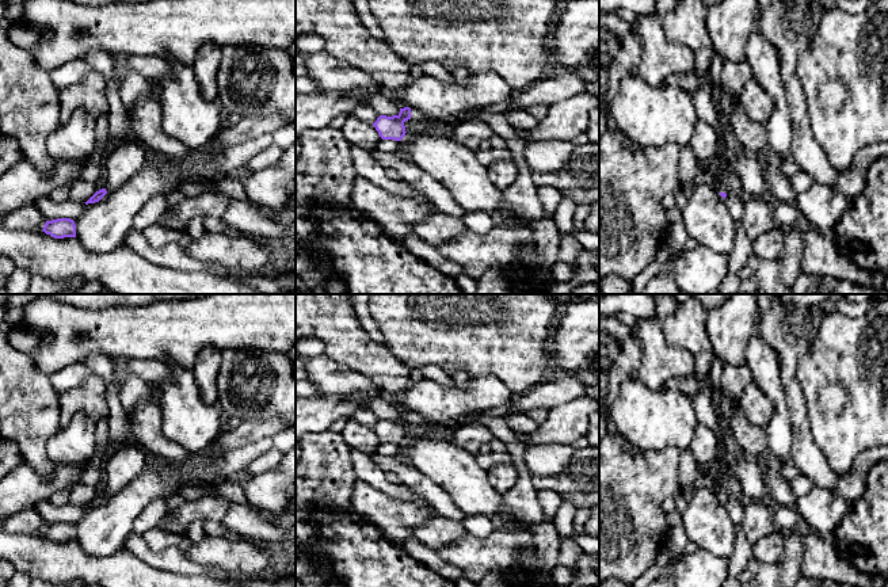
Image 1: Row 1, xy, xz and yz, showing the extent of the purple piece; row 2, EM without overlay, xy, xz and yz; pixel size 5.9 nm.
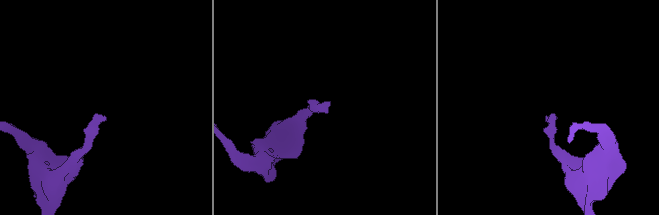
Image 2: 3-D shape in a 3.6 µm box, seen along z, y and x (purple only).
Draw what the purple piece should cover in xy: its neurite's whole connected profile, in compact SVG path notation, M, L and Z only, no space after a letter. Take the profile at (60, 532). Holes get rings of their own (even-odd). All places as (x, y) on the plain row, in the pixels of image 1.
M70 522L46 525L42 534L54 542L76 541L76 529Z

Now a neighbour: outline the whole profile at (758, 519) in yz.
M744 500L742 526L751 545L775 529L773 510L774 507L766 502Z

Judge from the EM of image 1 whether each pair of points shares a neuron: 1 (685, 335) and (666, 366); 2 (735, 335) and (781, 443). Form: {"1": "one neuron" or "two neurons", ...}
{"1": "two neurons", "2": "two neurons"}

